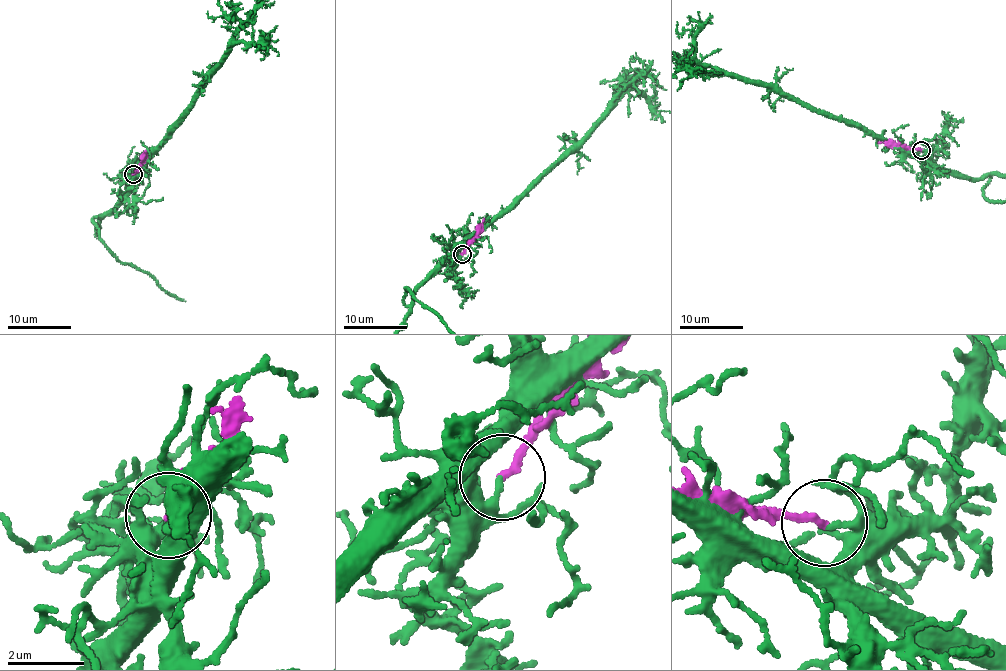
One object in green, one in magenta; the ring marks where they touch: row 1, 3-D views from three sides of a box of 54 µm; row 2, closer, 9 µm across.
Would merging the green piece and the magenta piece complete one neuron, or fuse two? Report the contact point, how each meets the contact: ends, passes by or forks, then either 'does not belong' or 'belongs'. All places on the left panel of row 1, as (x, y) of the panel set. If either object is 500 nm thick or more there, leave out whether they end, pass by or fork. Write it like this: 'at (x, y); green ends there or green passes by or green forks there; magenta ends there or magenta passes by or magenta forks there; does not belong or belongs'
at (133, 174); green ends there; magenta ends there; does not belong

